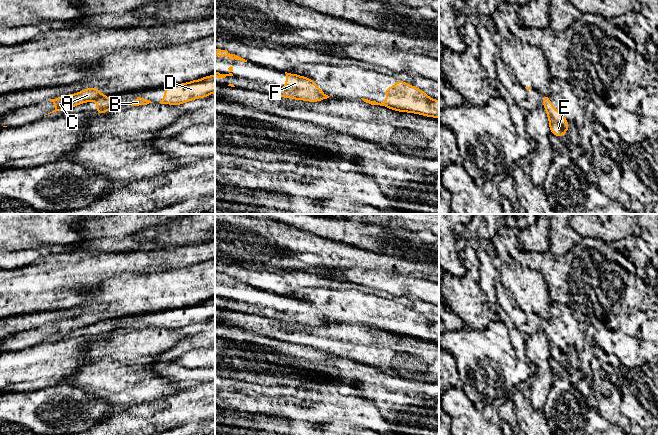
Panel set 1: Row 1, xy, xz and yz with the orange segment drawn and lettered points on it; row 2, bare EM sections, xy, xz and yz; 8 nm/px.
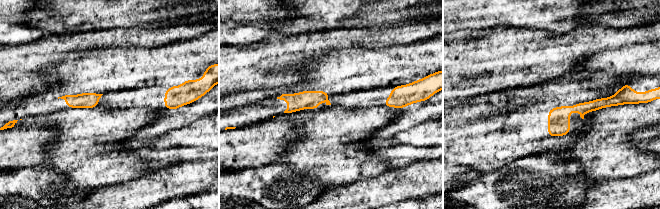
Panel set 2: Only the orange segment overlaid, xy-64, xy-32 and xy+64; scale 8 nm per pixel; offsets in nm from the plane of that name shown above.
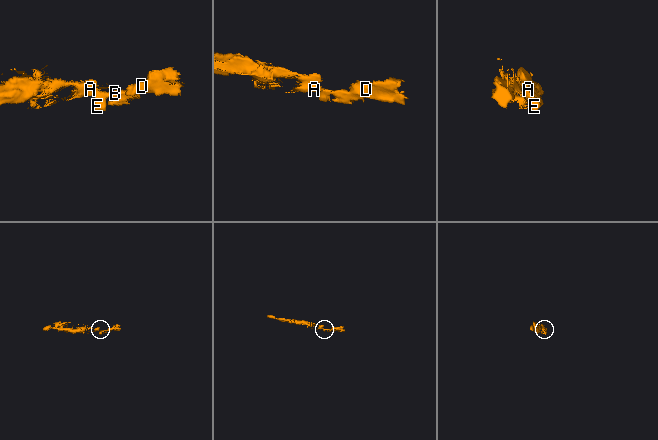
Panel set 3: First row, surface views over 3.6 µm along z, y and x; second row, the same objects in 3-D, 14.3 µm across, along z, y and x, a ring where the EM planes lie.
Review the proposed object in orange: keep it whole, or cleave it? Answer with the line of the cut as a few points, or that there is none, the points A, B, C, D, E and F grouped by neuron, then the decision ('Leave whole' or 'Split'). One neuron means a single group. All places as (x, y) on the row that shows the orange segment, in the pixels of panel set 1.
Split along xy (104, 96), (95, 99). Groups: A C F / B D E. Split

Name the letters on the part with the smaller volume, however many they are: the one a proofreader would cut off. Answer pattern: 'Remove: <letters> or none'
Remove: B, D, E

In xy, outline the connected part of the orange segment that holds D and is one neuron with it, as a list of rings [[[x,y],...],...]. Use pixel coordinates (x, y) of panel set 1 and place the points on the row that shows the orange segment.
[[[215,74],[167,86],[164,89],[163,99],[159,103],[180,106],[192,100],[206,98],[213,93],[215,93]]]

